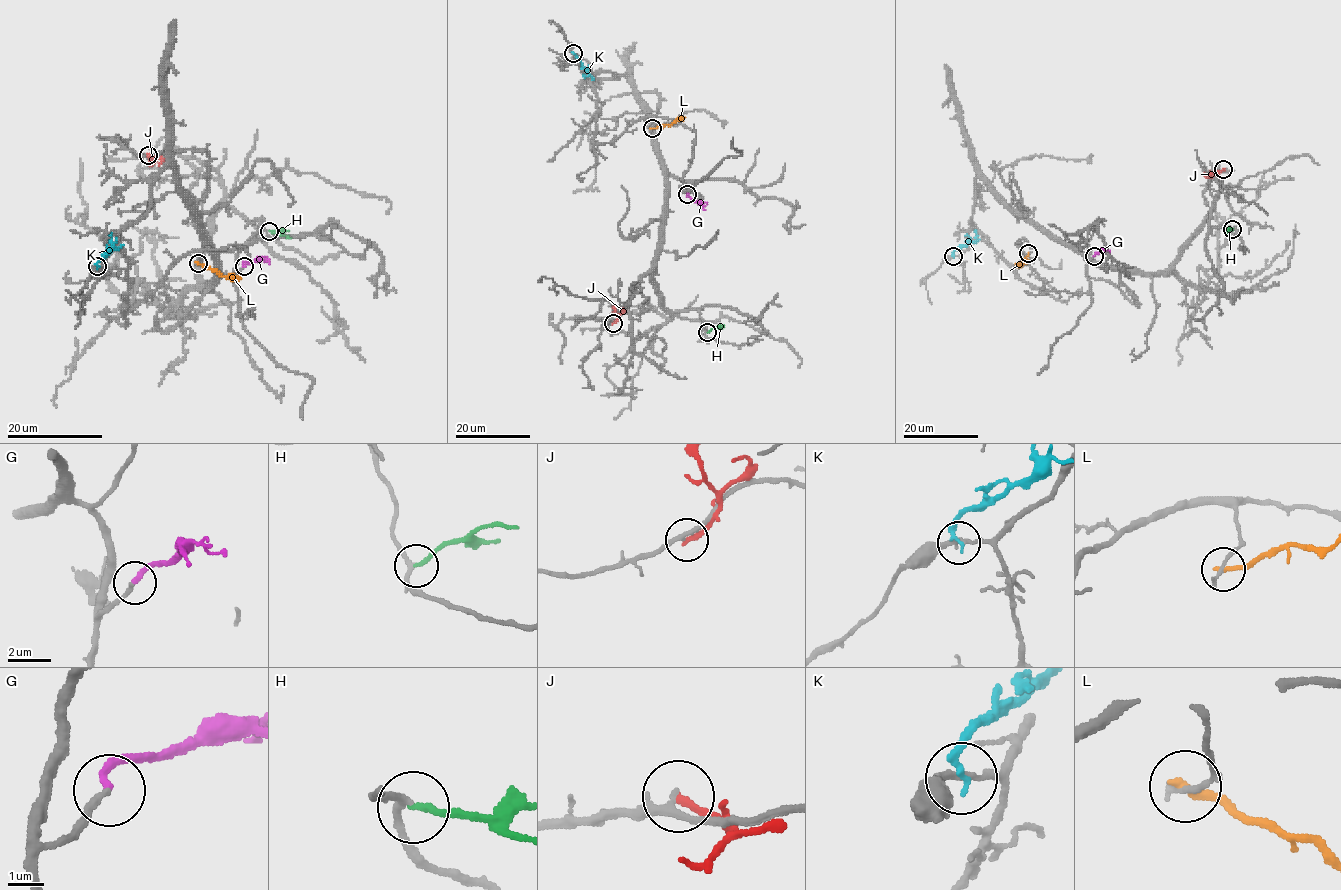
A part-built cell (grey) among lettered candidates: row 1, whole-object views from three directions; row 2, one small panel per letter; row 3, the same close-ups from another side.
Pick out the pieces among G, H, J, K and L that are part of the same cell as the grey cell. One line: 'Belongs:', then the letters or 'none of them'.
Belongs: G

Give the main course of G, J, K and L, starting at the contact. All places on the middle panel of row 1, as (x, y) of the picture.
G: (687, 193), (699, 201), (704, 209)
J: (613, 323), (618, 318), (614, 304)
K: (574, 53), (588, 74), (585, 74)
L: (652, 128), (685, 116)

